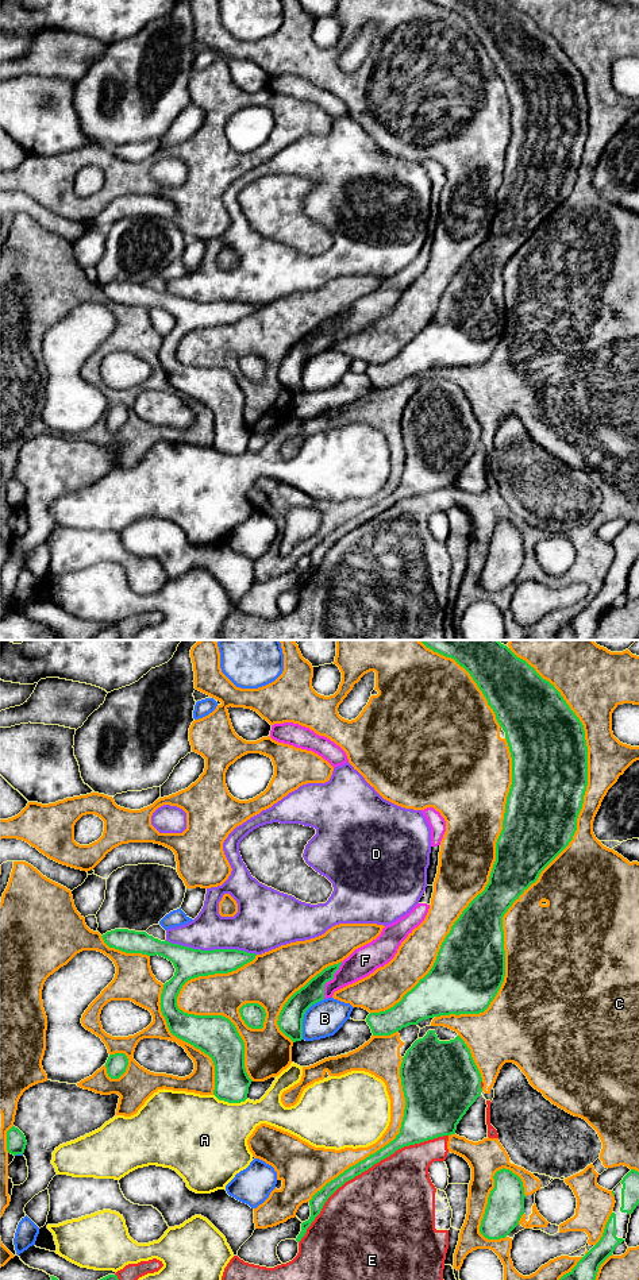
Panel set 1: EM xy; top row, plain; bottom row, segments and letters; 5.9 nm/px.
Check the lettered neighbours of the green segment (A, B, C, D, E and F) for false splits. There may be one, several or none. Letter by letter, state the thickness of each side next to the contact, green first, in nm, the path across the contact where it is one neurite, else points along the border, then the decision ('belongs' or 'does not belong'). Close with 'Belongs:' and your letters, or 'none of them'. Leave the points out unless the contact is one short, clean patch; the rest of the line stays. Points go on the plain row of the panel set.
A: calibres 200 and 480 nm; does not belong
B: calibres 140 and 220 nm; does not belong
C: calibres 440 and 480 nm; does not belong
D: calibres 180 and 240 nm; does not belong
E: calibres 70 and 480 nm; does not belong
F: calibres 130 and 170 nm; belongs
Belongs: F

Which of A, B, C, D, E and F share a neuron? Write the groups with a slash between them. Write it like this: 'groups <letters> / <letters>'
groups A / B / C E / D / F

